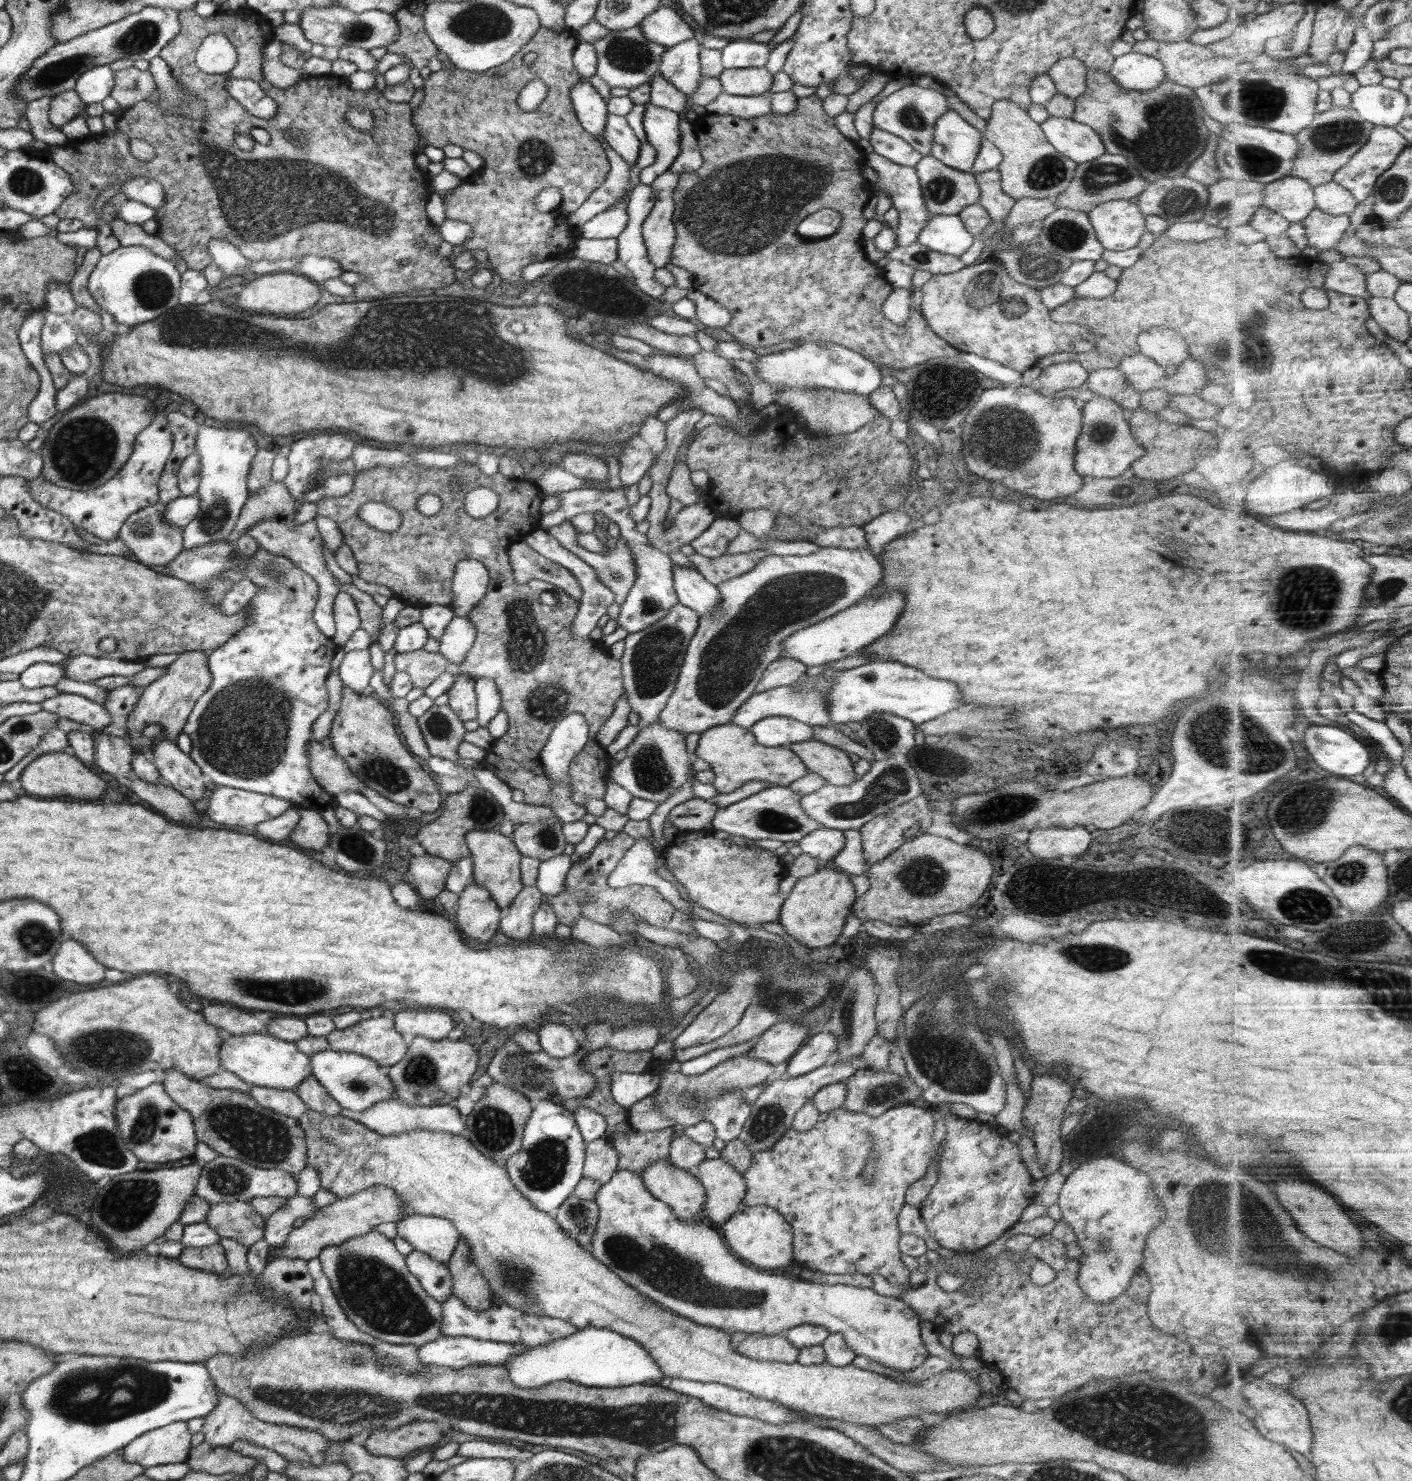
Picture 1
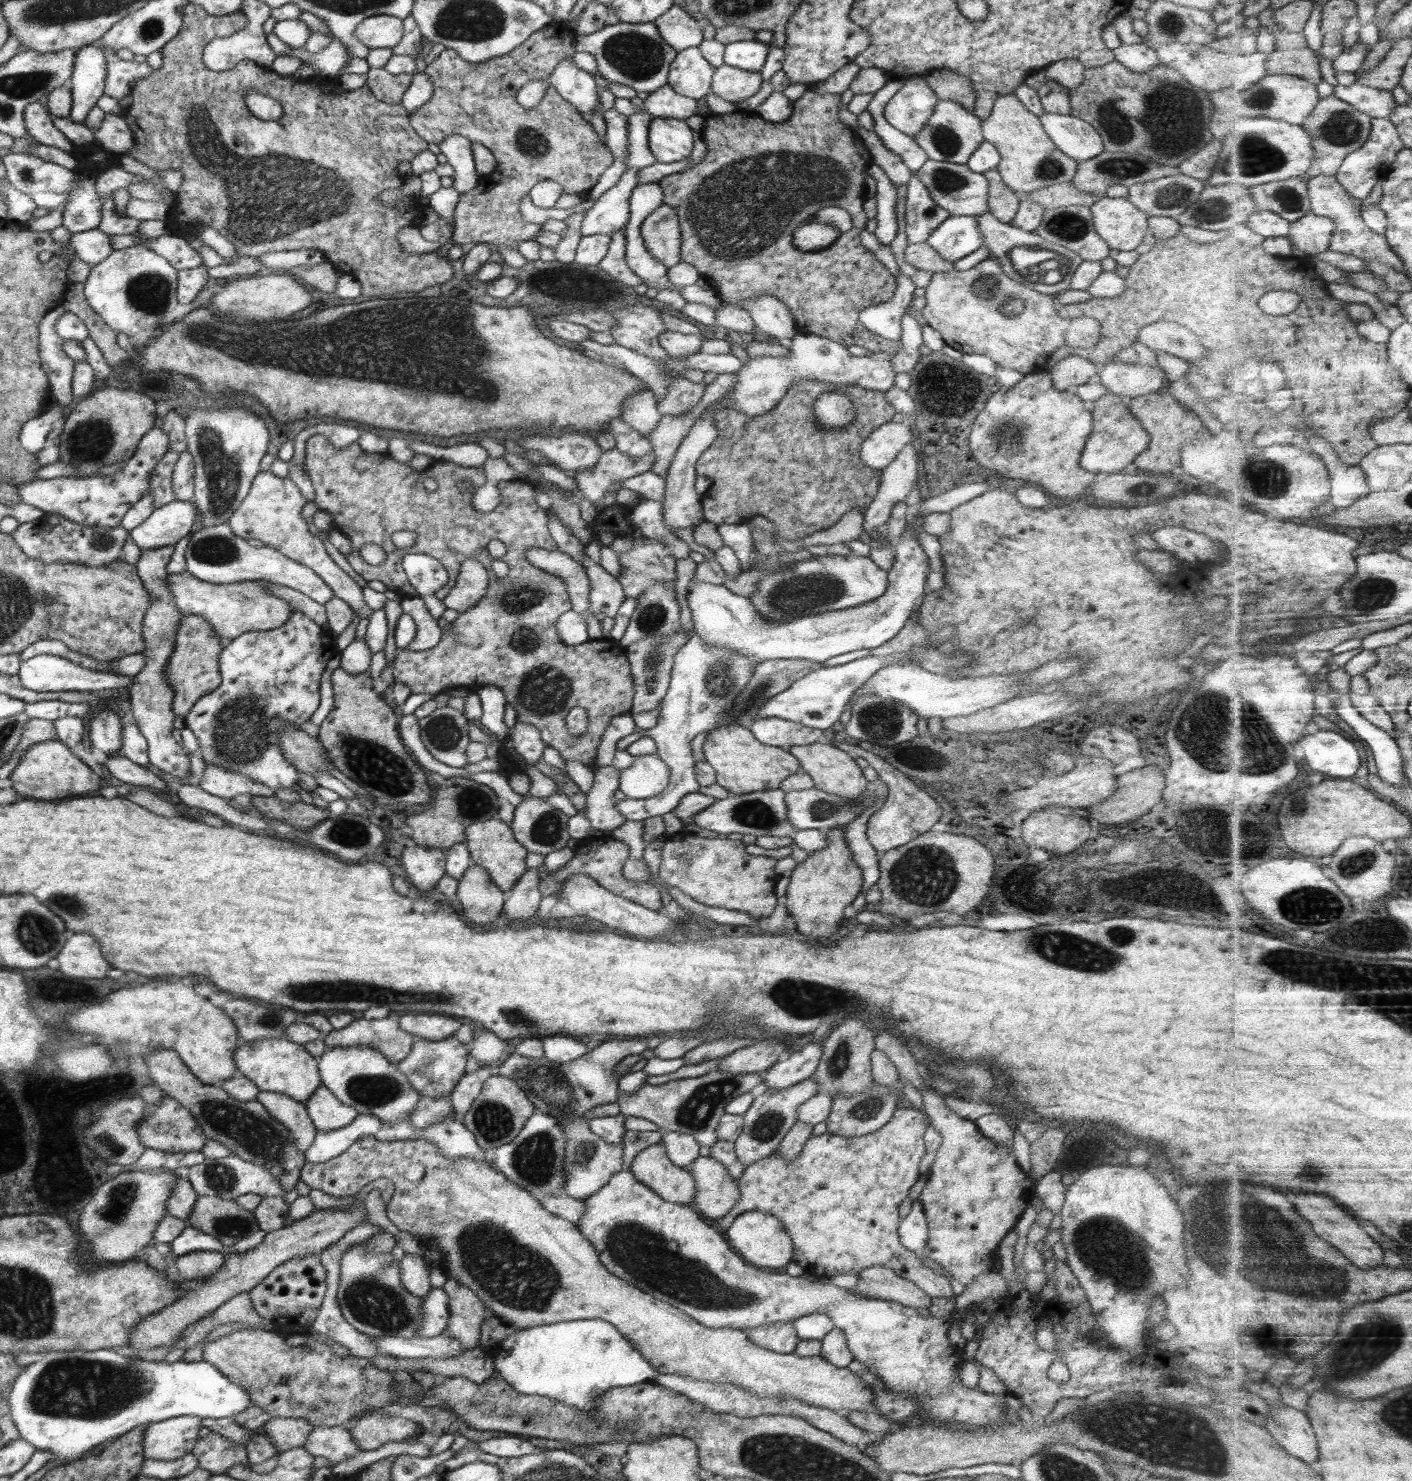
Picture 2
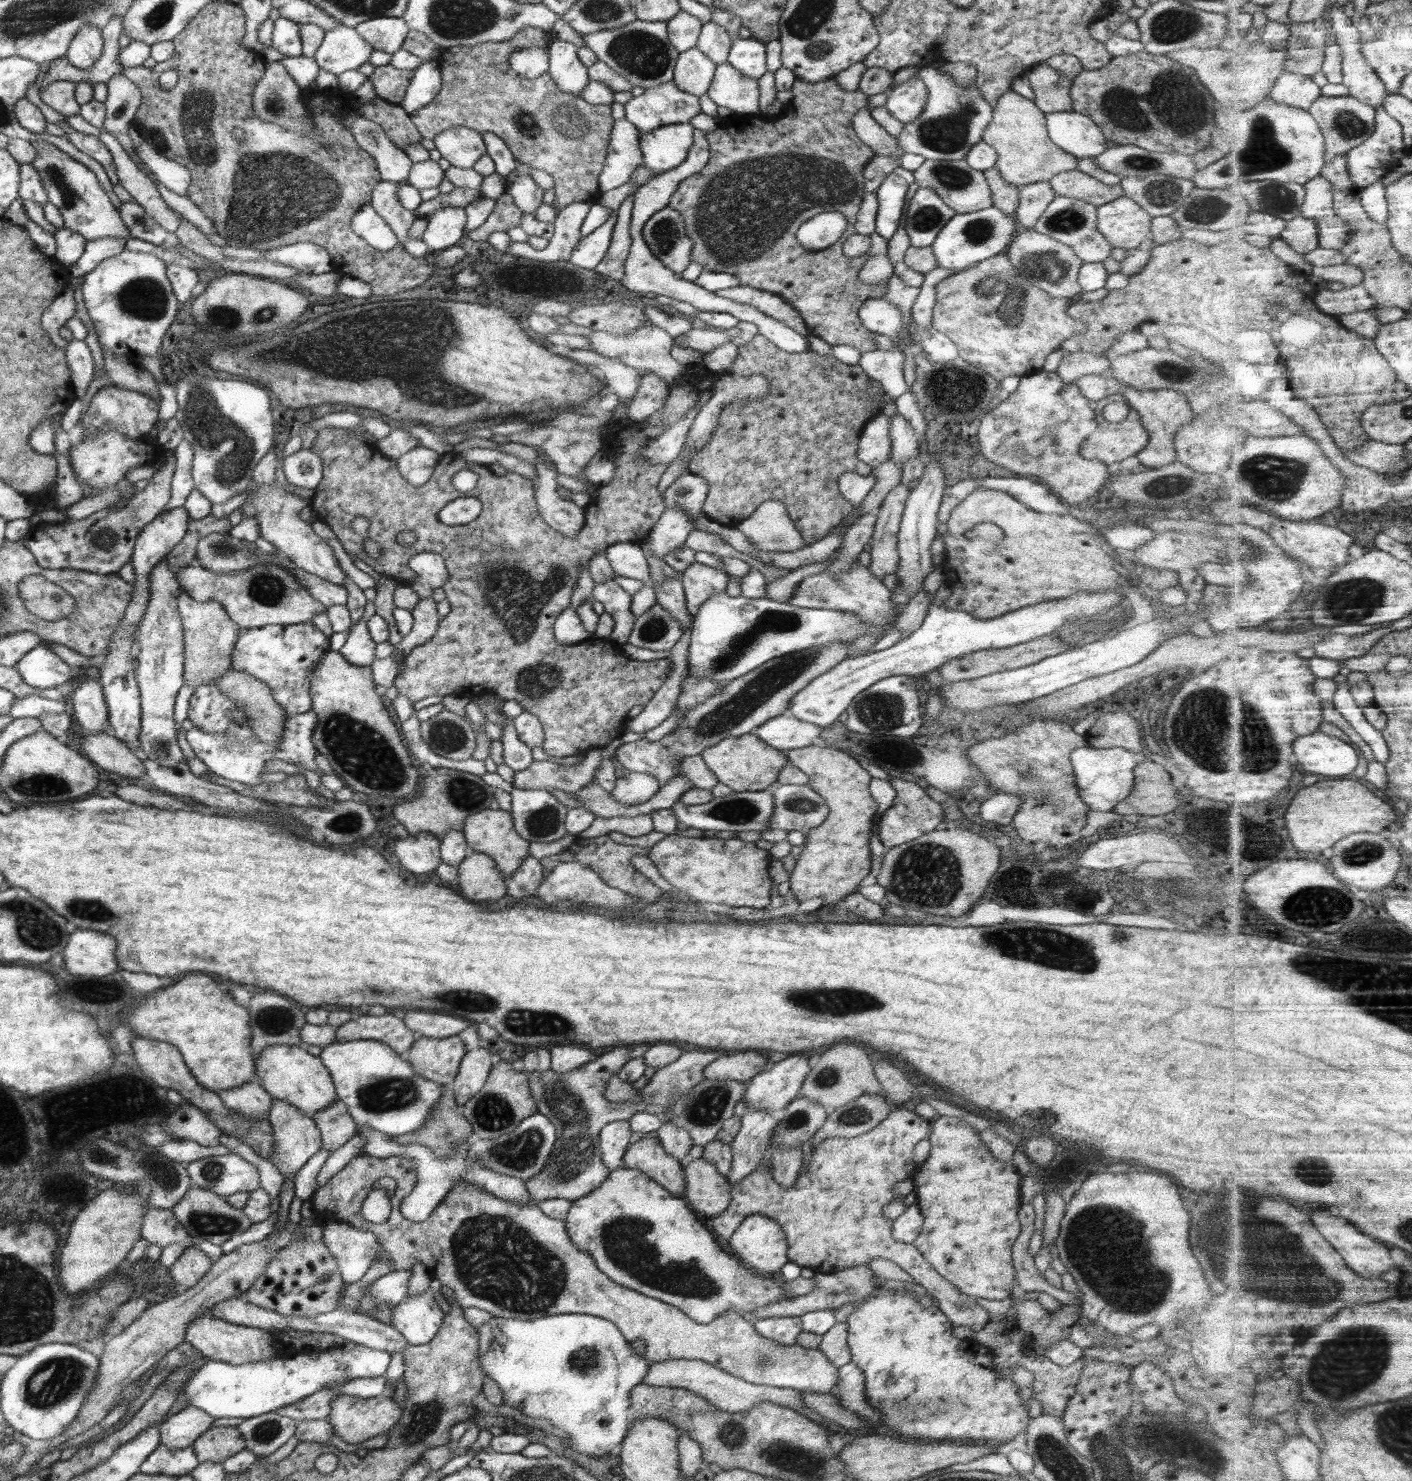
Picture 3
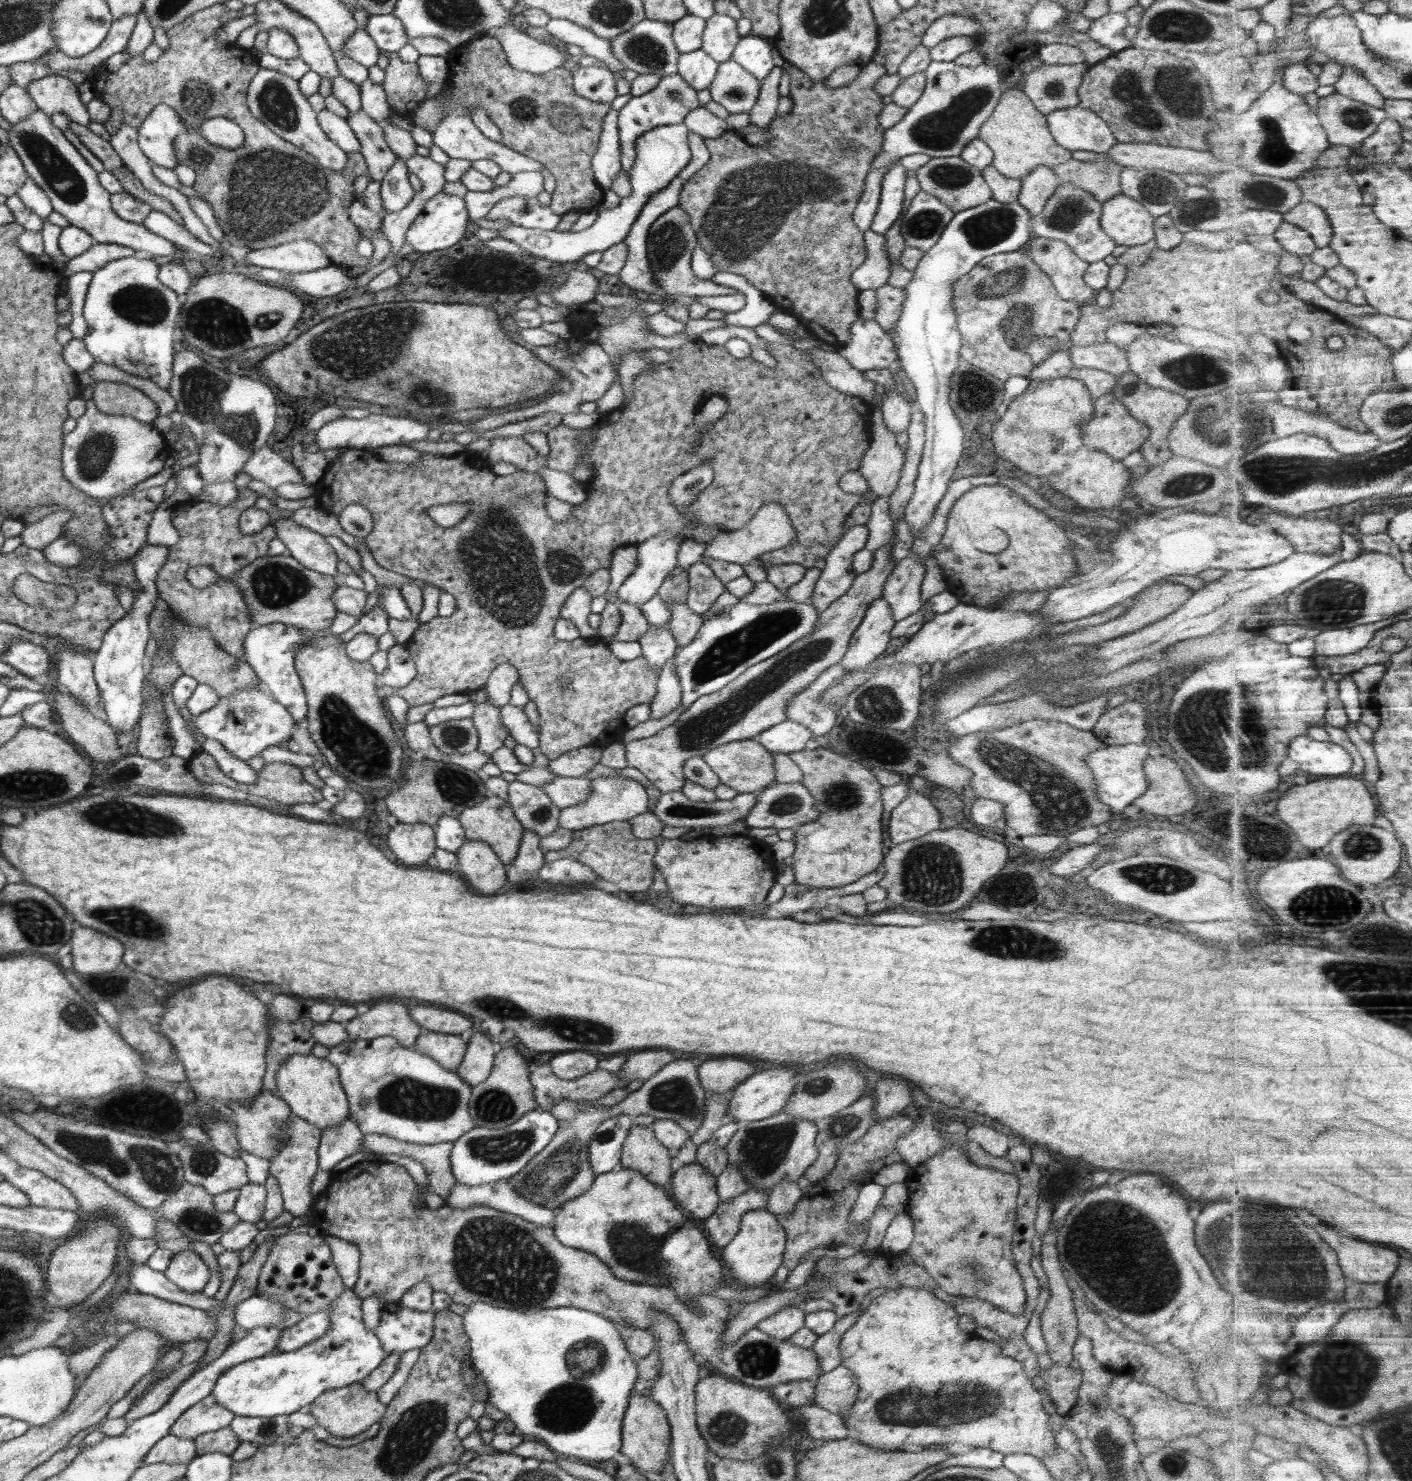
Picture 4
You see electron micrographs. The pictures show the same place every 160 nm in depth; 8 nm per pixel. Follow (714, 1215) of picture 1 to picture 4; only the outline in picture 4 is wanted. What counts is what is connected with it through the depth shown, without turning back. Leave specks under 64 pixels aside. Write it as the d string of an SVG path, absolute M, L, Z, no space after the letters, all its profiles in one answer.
M692 1163L681 1166L673 1172L671 1178L675 1202L678 1202L682 1206L681 1209L684 1209L692 1219L706 1220L715 1213L716 1208L721 1203L715 1179L701 1164Z

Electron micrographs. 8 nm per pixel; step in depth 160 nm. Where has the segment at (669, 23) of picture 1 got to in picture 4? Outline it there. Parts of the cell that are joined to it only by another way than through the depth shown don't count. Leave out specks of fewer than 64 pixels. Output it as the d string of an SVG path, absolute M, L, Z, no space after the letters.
M686 15L673 23L673 41L680 53L700 50L702 46L705 20L694 15Z

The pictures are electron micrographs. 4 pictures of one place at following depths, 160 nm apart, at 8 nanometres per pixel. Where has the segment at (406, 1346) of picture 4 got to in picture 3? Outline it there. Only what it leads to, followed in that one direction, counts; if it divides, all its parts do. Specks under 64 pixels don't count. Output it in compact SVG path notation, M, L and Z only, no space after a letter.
M428 1289L422 1294L403 1298L393 1308L391 1324L406 1340L408 1345L428 1344L438 1332L445 1312Z

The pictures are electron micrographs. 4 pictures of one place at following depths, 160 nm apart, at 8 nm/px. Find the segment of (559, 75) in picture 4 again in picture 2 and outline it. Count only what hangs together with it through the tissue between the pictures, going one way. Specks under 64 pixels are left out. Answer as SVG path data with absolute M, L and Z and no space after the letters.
M568 20L552 22L532 33L522 45L504 57L492 58L484 63L470 63L460 59L456 51L446 49L432 64L425 65L423 72L432 79L434 88L430 100L409 114L410 124L416 134L427 143L436 144L453 134L465 136L472 142L487 146L497 162L496 168L488 176L480 178L476 189L460 193L455 206L455 226L451 238L456 245L484 243L496 249L507 244L518 249L520 242L536 237L542 227L541 224L525 221L520 210L521 200L534 185L548 178L561 184L565 194L584 194L593 188L599 176L613 163L613 154L605 144L604 136L600 138L588 119L564 100L552 85L549 85L544 98L534 108L524 108L516 102L516 93L524 84L531 80L548 79L560 61L573 57L576 52L573 48L575 37Z

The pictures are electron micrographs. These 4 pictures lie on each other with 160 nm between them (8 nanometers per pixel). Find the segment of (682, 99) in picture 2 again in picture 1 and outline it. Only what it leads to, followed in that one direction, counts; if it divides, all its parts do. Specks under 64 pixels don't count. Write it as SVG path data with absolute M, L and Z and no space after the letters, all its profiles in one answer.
M656 73L650 80L650 103L682 115L688 108L690 98L670 84L660 73Z

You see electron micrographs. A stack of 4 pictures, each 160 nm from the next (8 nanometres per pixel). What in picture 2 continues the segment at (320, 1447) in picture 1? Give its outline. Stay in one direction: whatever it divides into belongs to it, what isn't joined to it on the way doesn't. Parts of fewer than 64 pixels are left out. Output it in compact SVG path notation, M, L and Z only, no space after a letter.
M272 1418L261 1427L278 1451L303 1447L313 1426L304 1419Z

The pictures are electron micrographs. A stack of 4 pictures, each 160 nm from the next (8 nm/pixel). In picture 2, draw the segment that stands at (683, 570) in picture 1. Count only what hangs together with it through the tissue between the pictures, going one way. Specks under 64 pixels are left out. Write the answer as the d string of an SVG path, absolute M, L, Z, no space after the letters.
M912 528L906 540L896 545L893 552L895 561L887 572L888 584L883 595L860 606L818 611L788 622L767 620L757 612L748 597L734 594L724 585L692 583L685 601L691 610L694 634L709 645L730 649L757 664L765 660L794 658L823 663L838 654L882 646L906 626L906 621L928 589L926 579L930 572L928 557Z

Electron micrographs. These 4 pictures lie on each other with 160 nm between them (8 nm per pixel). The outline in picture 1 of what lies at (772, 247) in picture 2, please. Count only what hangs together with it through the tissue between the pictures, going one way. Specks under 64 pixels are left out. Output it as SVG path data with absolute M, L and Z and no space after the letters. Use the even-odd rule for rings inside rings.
M816 94L806 98L797 98L797 105L791 114L779 115L768 113L756 118L738 118L731 114L710 114L703 113L692 122L694 132L697 136L698 146L703 158L702 166L695 171L684 171L679 174L679 181L676 189L672 193L676 210L672 217L676 233L675 243L670 255L670 263L685 268L693 276L693 289L702 292L721 304L730 314L732 320L723 328L736 338L738 343L748 344L748 346L764 348L784 342L785 340L795 340L800 343L804 340L812 342L832 342L845 346L846 348L861 354L864 358L871 360L876 366L887 372L890 368L905 369L918 366L932 358L947 356L948 358L958 357L960 351L950 346L943 338L940 338L929 326L922 314L911 307L911 313L903 326L903 330L891 320L884 316L882 305L892 292L892 286L883 273L883 267L871 263L864 250L863 228L867 223L863 216L864 207L874 196L874 185L863 176L862 166L866 162L867 155L864 156L855 142L842 135L834 125L834 119L822 109L823 100ZM770 200L770 204L768 204ZM712 204L712 206L710 206ZM740 206L740 214L738 214ZM754 208L754 212L752 212ZM823 208L833 208L840 214L842 224L840 228L832 234L821 239L806 239L796 232L798 224L810 214L818 212ZM770 264L770 266L768 266ZM782 280L790 280L792 286L782 286ZM798 284L798 286L796 286Z

